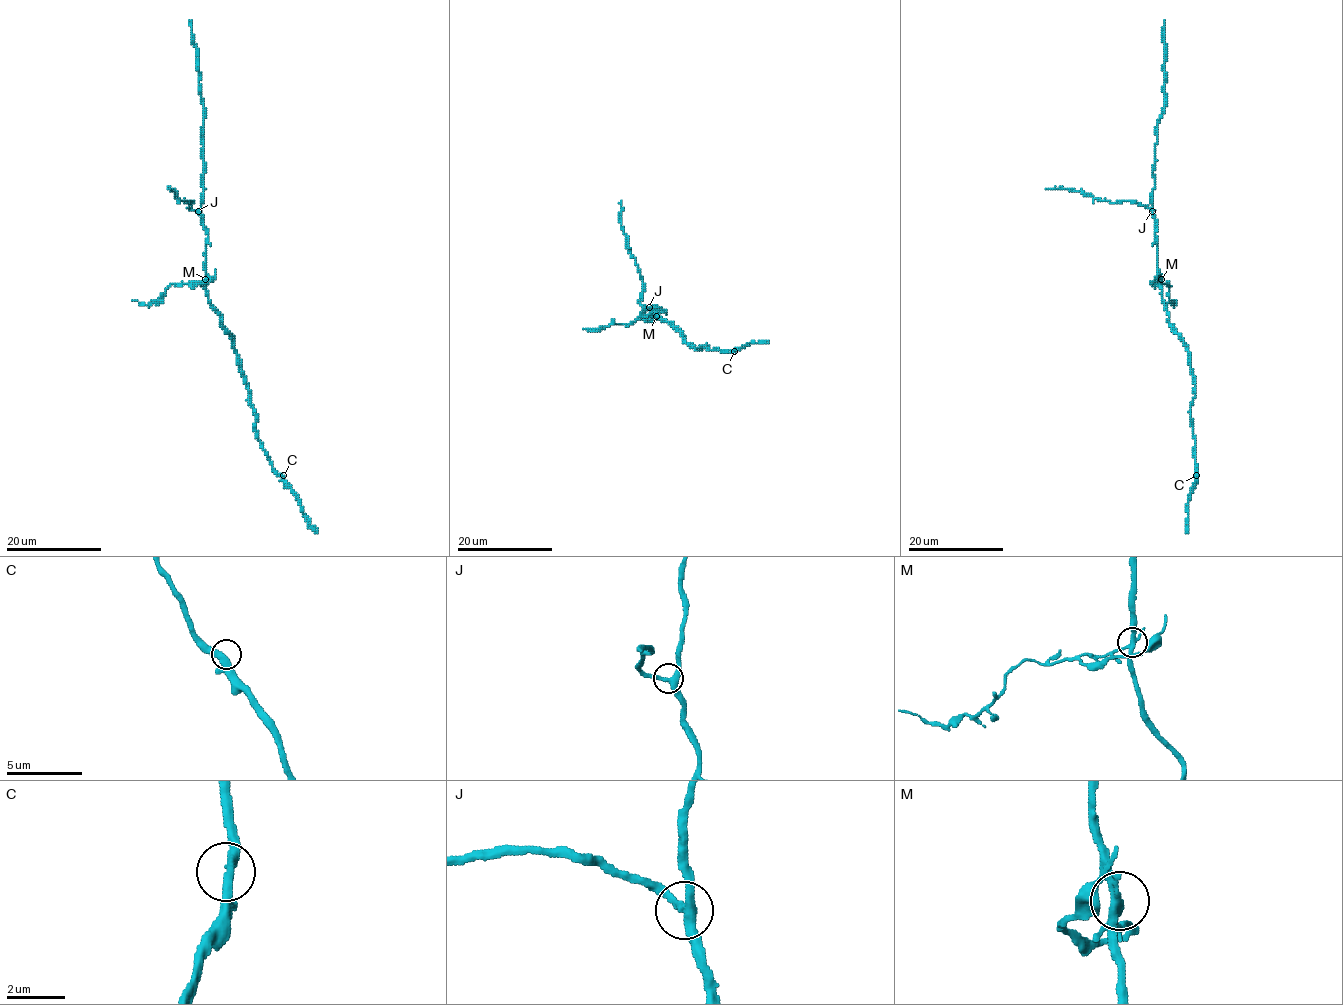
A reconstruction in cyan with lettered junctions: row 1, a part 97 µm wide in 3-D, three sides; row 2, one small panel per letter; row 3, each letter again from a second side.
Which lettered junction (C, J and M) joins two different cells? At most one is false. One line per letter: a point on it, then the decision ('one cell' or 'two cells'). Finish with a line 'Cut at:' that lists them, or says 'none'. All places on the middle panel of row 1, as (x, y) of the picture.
C: place (734, 351); one cell
J: place (649, 307); one cell
M: place (656, 316); two cells
Cut at: M

